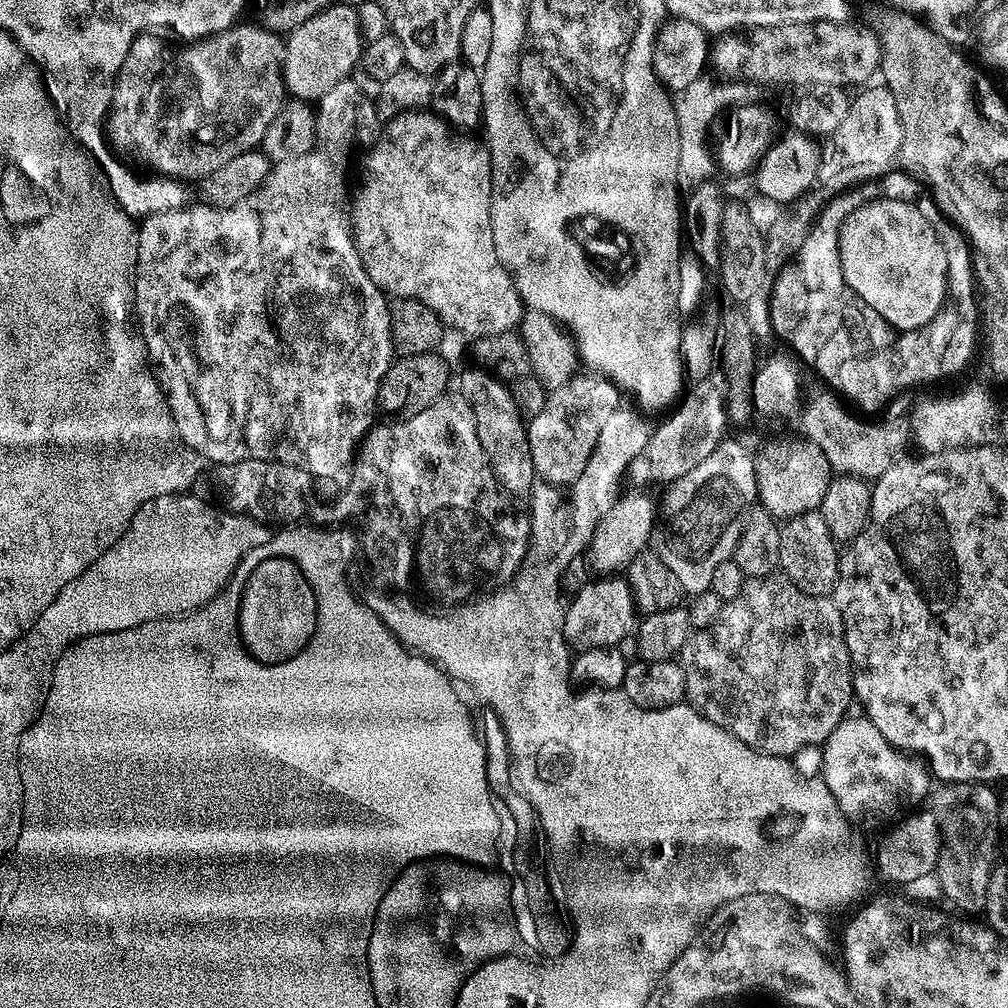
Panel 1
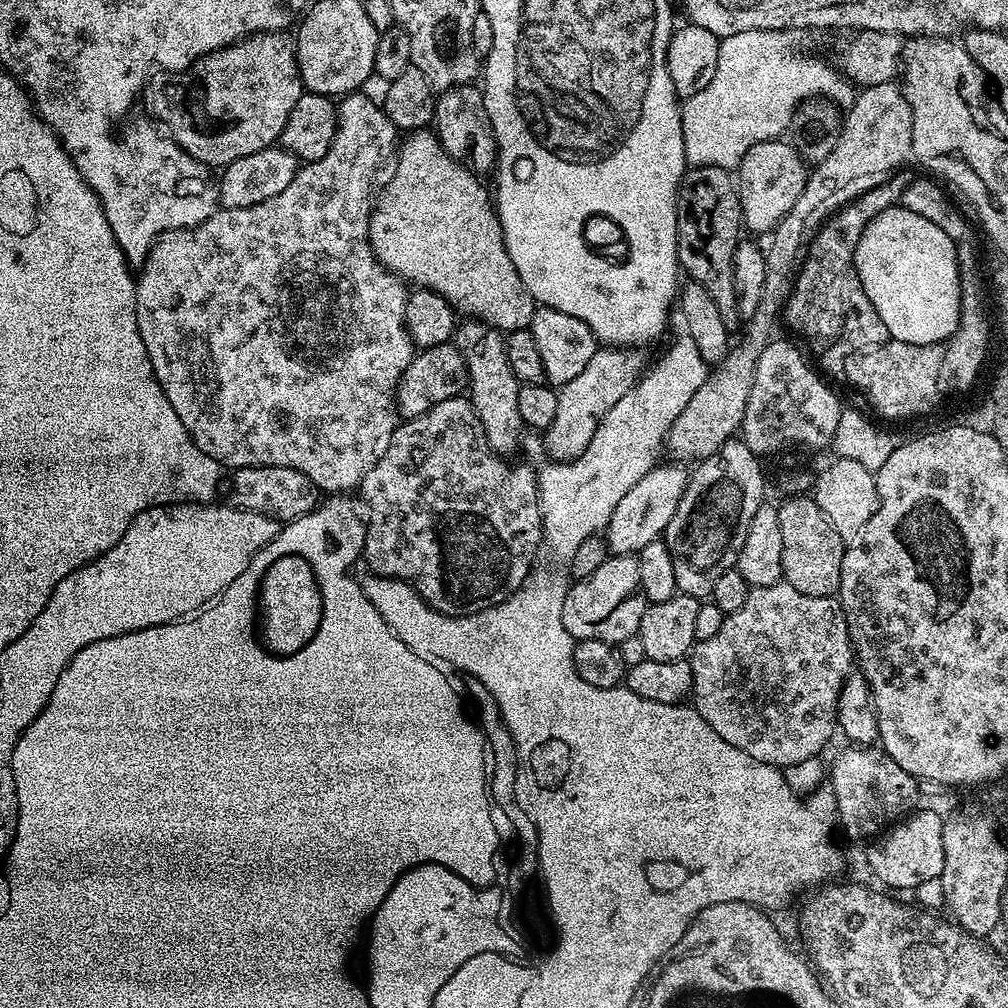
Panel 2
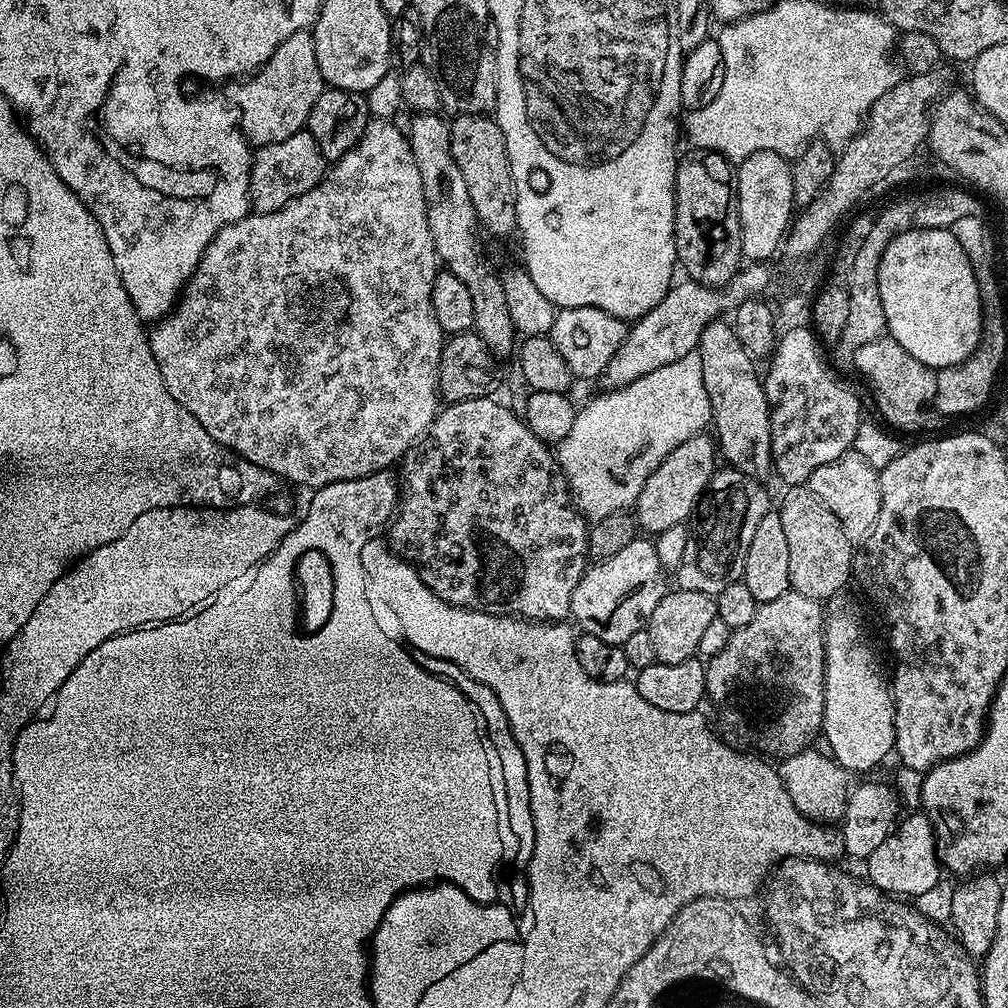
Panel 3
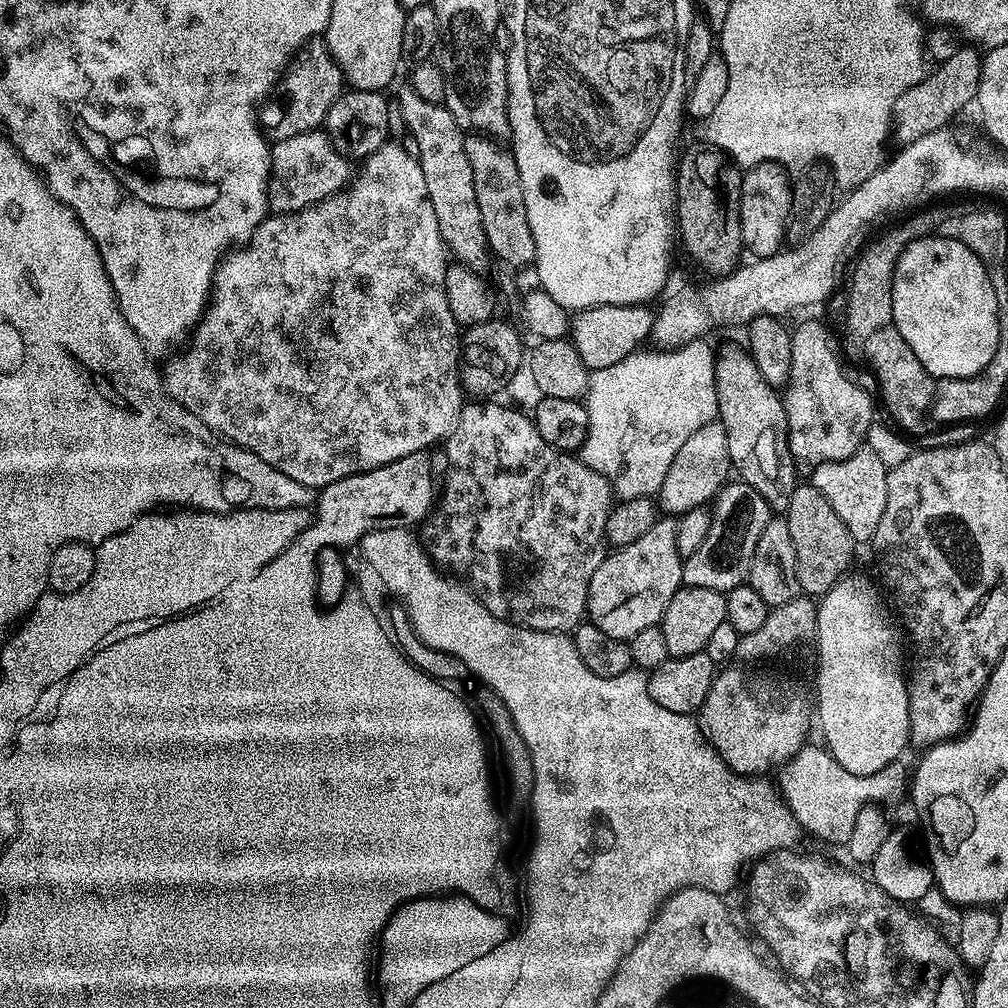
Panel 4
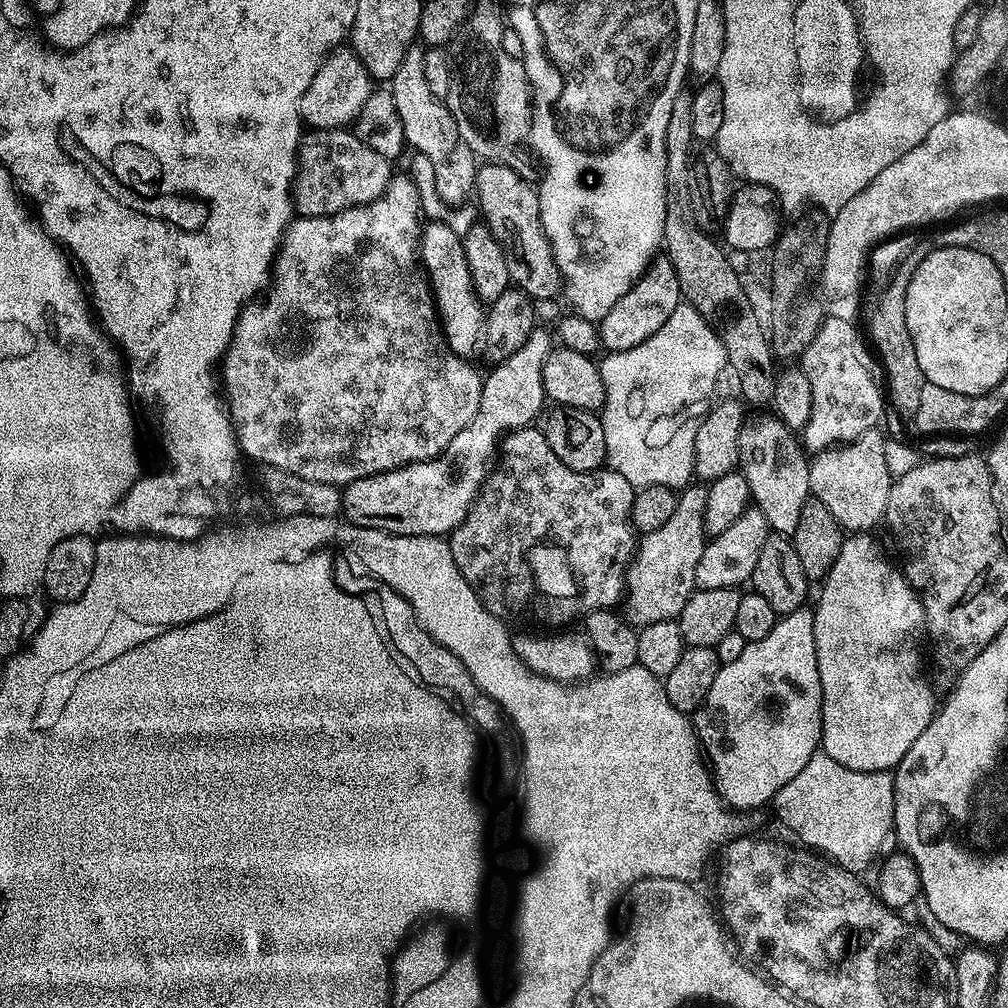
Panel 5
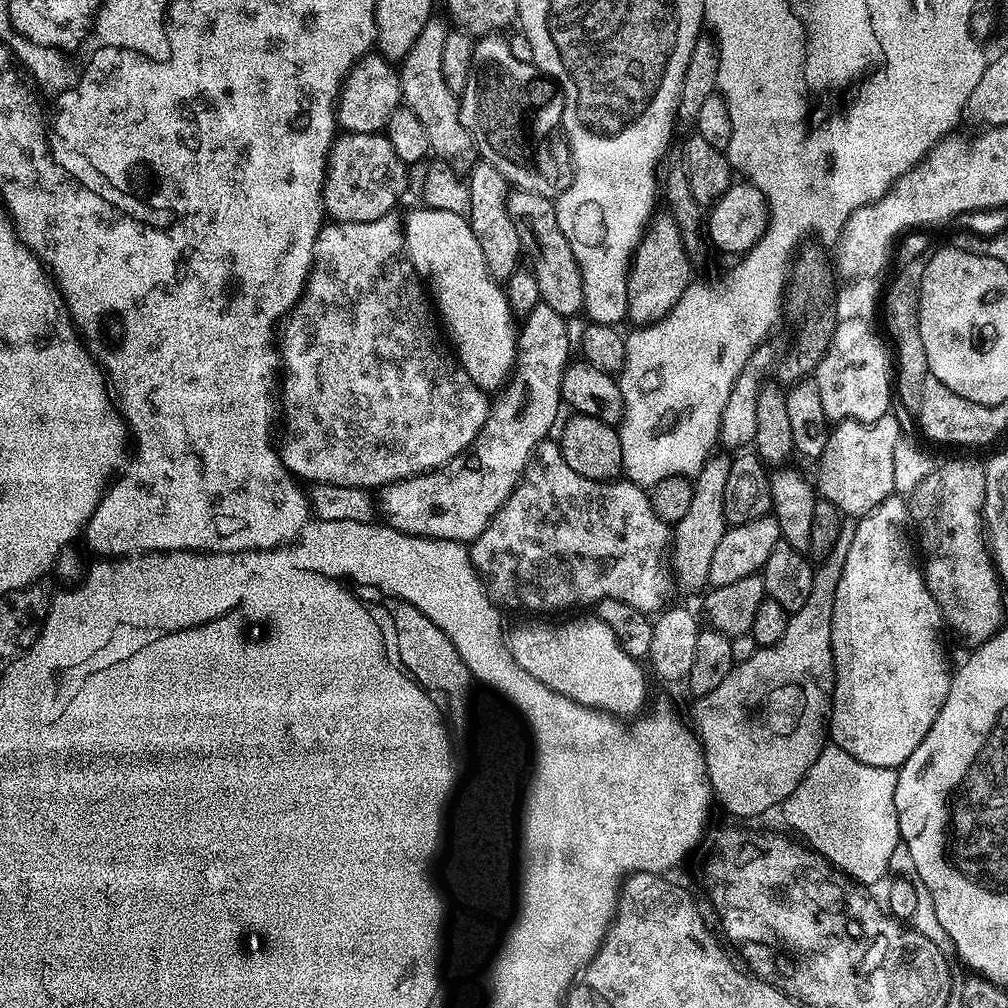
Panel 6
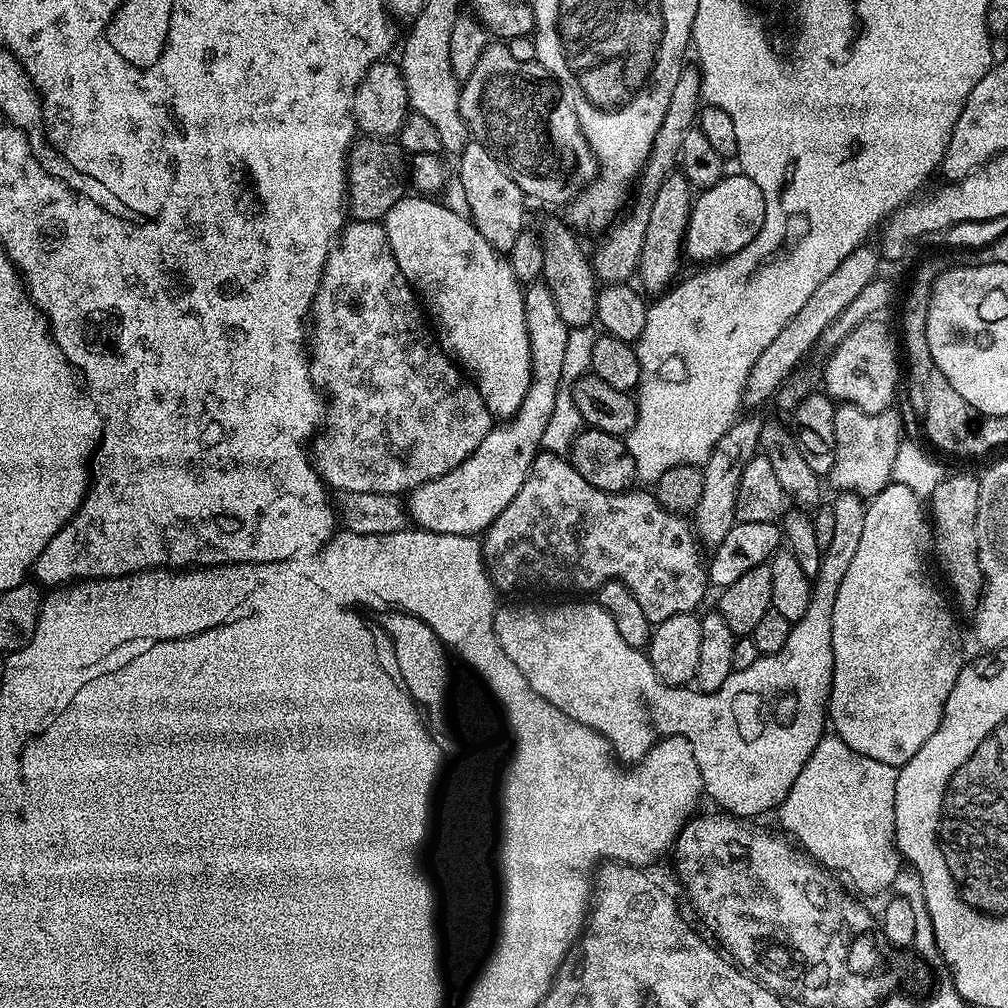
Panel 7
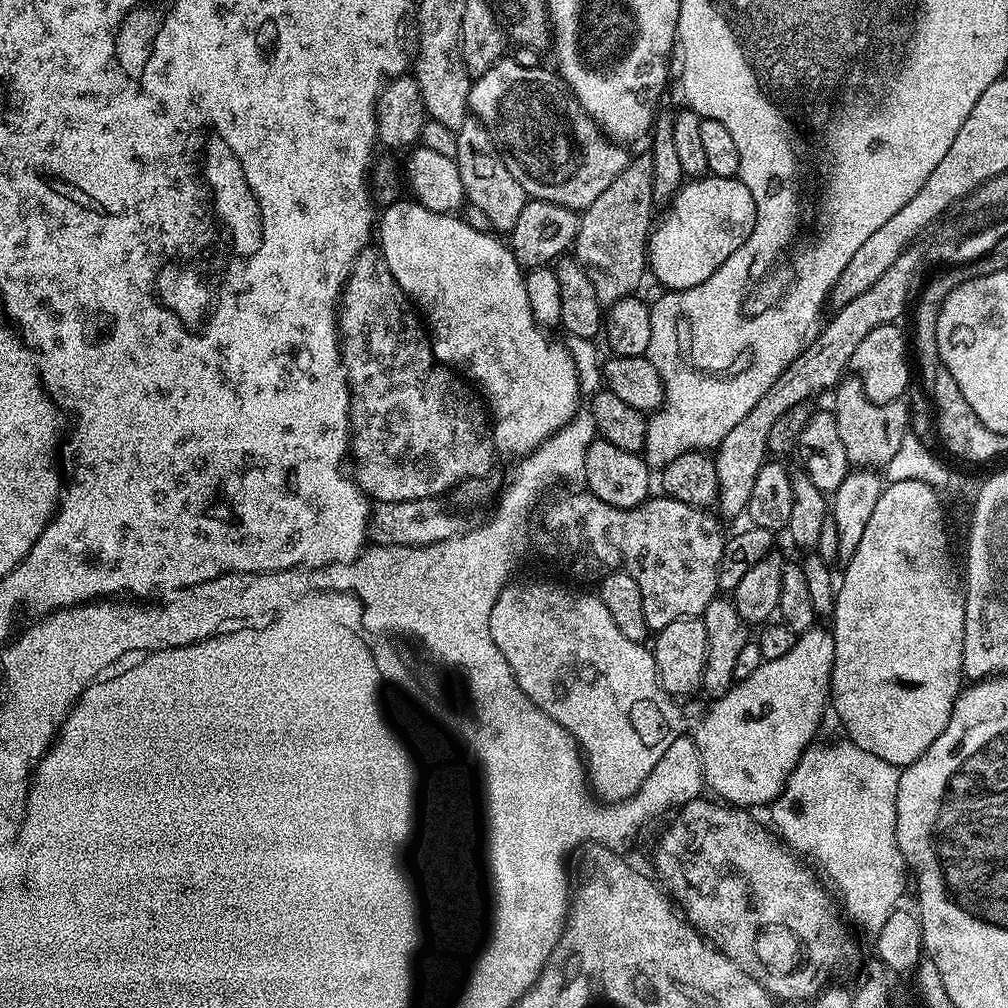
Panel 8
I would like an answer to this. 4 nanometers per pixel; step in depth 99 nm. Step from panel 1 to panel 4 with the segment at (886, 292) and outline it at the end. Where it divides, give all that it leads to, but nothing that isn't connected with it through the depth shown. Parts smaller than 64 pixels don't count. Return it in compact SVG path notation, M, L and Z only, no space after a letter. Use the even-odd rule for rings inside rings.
M933 234L911 240L904 247L894 266L890 317L891 327L906 338L906 346L910 346L914 358L918 358L921 366L937 381L968 379L978 375L994 358L994 350L998 350L1000 315L994 282L990 282L988 267L983 260L954 238Z

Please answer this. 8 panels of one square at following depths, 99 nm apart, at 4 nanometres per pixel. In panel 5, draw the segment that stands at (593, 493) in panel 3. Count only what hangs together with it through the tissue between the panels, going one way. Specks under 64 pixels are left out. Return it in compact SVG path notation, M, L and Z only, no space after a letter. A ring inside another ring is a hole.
M681 302L674 310L674 314L670 314L670 318L666 318L666 326L662 326L662 330L650 334L650 338L646 338L646 342L638 342L638 346L634 346L630 350L608 352L605 357L605 360L599 361L602 382L604 383L604 407L599 413L599 417L606 434L607 467L613 472L622 474L622 478L626 478L626 482L630 482L637 490L646 486L666 486L673 490L683 490L689 487L696 466L695 435L698 434L700 421L704 419L714 404L712 395L716 392L716 379L719 378L720 371L725 371L726 368L727 354L722 341L717 336L717 329L708 323L703 316L700 316L692 304Z

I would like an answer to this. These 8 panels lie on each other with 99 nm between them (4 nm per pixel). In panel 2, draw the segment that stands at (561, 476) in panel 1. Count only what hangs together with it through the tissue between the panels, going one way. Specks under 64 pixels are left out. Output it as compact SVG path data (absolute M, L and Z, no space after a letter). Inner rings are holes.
M616 346L597 347L594 358L590 358L590 366L578 374L578 378L570 378L570 382L559 385L558 414L554 422L543 433L544 448L556 462L577 460L590 446L598 426L604 420L604 415L611 410L614 402L636 387L637 380L645 371L643 351L628 346L621 350Z

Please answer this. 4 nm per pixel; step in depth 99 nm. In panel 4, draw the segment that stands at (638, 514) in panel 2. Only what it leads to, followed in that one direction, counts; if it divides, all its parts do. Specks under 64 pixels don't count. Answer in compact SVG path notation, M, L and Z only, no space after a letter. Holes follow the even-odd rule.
M718 420L707 423L686 438L686 443L675 455L666 479L658 493L659 507L670 516L681 516L689 510L703 507L713 501L729 481L732 467L729 458L725 428Z

